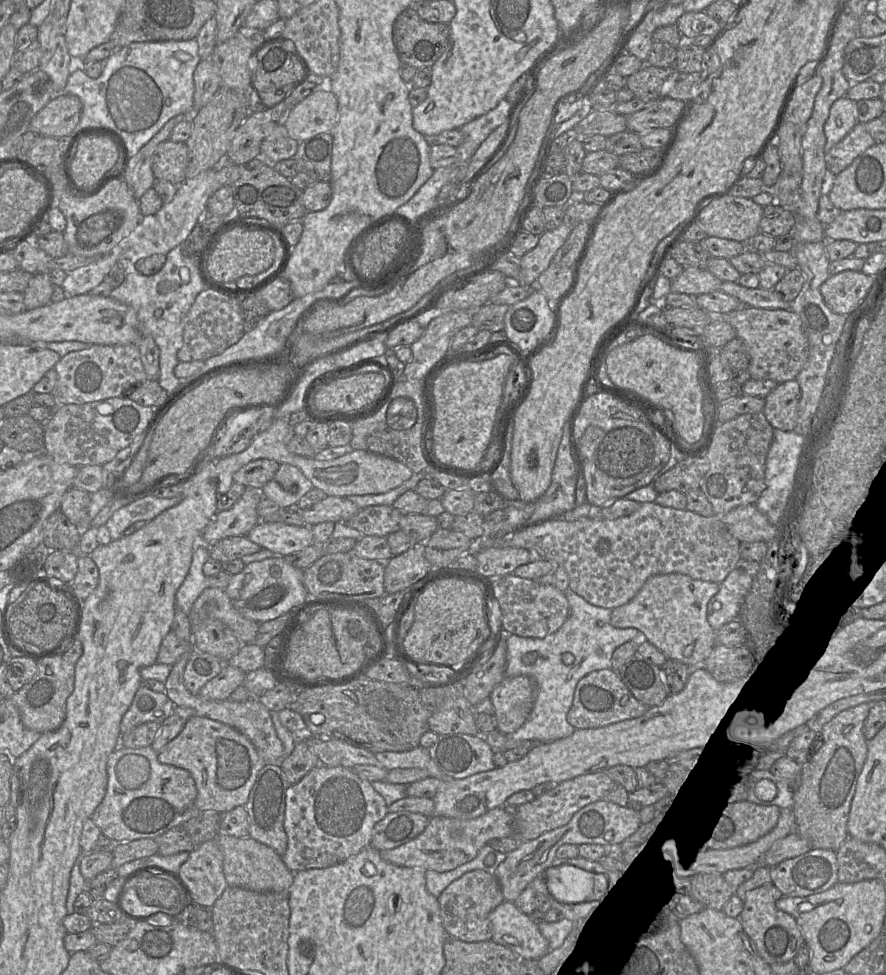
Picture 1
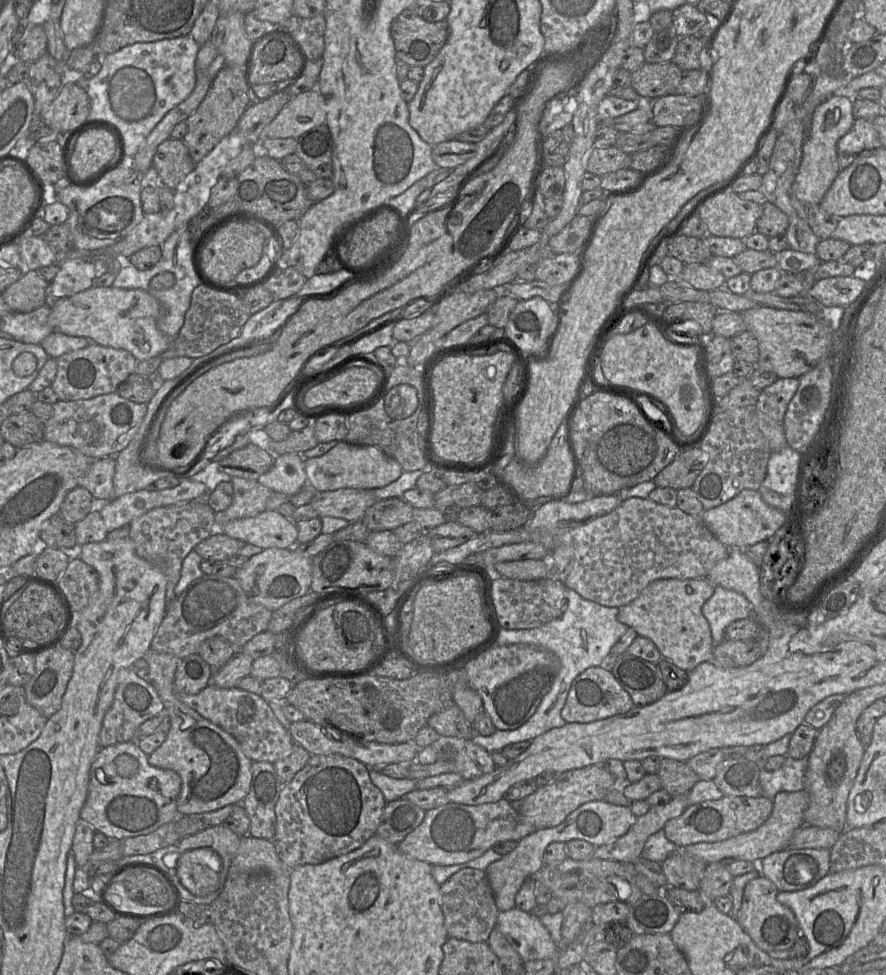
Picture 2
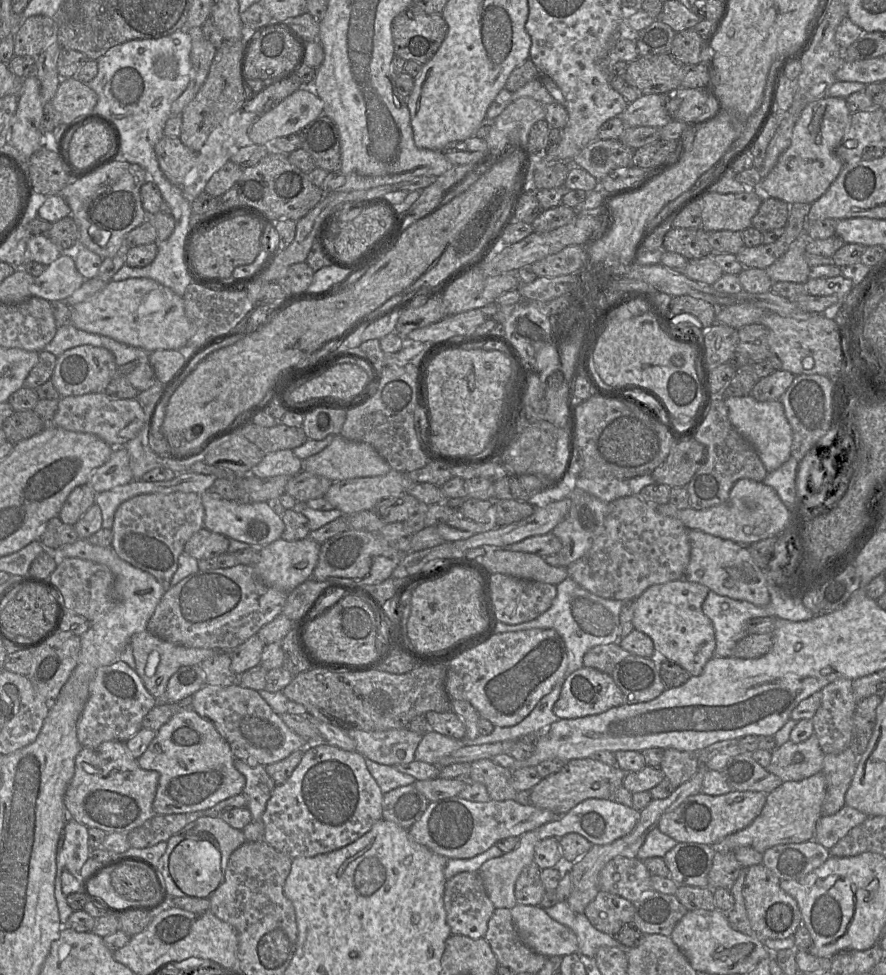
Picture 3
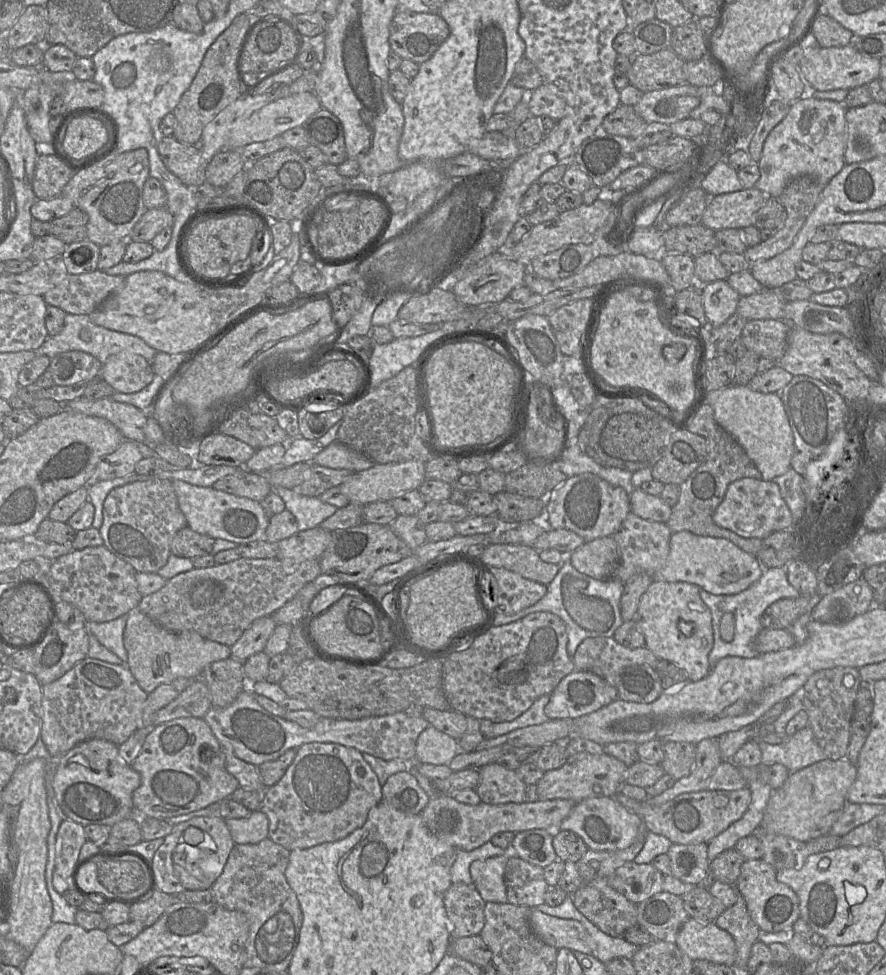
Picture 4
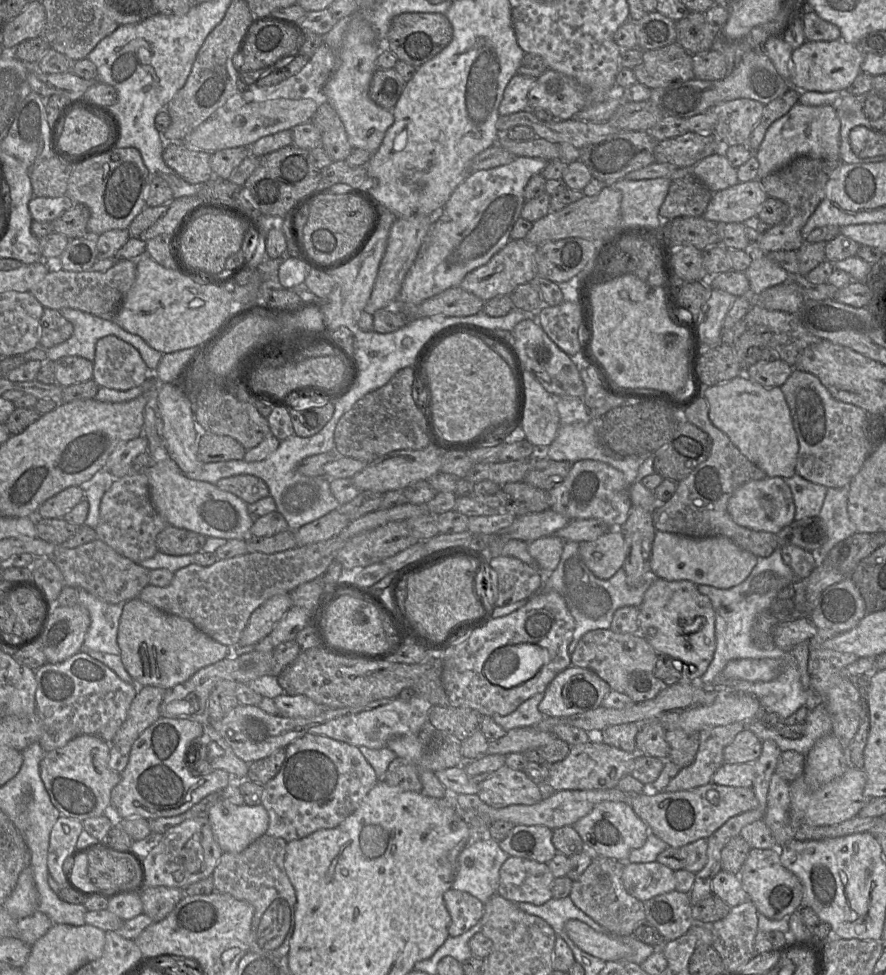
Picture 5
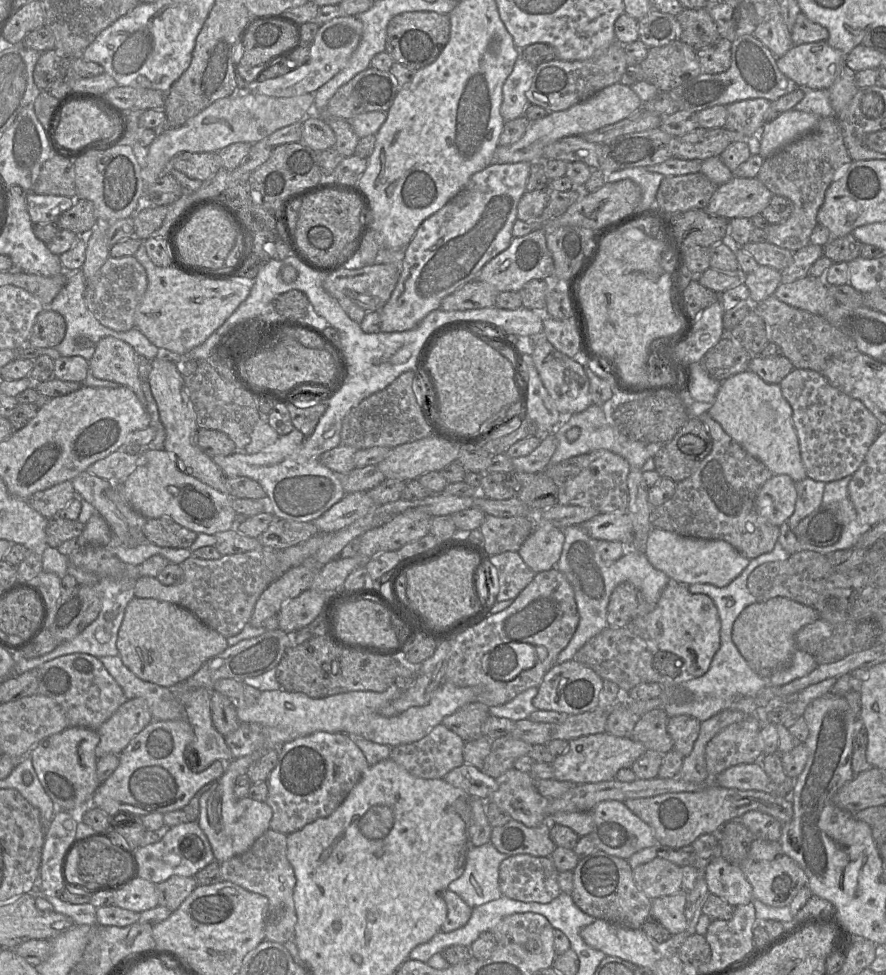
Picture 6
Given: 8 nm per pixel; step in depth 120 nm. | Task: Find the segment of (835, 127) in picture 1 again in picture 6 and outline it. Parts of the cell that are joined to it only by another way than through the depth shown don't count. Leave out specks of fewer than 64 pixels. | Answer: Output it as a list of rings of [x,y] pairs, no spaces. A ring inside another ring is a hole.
[[[791,109],[763,125],[759,132],[759,155],[766,159],[812,131],[820,116]]]

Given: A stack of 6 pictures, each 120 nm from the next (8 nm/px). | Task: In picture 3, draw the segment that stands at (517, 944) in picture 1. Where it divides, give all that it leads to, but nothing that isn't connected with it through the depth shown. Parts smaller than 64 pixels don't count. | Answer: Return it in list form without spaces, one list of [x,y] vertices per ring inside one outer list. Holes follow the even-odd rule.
[[[516,904],[510,909],[522,942],[548,958],[578,953],[576,934],[551,918],[541,906]]]

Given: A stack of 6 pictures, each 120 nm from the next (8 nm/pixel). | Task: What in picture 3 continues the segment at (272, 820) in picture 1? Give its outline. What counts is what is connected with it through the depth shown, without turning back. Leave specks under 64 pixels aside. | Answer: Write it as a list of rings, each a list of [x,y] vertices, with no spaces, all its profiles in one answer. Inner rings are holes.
[[[235,759],[234,766],[246,779],[242,793],[247,799],[247,808],[252,820],[261,821],[276,784],[266,772],[265,766],[259,763],[248,763]]]

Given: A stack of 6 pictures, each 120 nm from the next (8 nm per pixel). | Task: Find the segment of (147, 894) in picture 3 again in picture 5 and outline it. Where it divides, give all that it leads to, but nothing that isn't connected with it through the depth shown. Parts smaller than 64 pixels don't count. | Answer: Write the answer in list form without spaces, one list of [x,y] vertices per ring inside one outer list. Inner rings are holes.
[[[93,849],[87,855],[89,880],[100,890],[114,892],[140,886],[141,869],[131,855],[100,849]]]

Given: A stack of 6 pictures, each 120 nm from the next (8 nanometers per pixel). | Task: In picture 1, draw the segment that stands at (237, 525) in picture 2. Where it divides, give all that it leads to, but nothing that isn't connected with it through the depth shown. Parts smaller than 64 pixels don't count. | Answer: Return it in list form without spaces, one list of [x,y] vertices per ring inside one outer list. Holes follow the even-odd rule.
[[[261,520],[246,534],[246,537],[261,548],[281,556],[298,552],[314,542],[310,526]]]

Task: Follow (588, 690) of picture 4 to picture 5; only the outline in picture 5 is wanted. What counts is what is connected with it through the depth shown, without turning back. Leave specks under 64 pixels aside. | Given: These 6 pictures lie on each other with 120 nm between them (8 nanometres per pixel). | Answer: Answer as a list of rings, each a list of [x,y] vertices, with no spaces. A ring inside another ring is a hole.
[[[571,665],[548,685],[538,709],[545,717],[570,717],[598,708],[610,691],[593,671]]]

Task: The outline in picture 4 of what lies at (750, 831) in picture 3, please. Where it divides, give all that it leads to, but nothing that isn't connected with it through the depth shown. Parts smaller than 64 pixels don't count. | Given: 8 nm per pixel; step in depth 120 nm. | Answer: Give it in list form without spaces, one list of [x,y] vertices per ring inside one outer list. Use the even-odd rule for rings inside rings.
[[[825,759],[790,773],[782,787],[772,793],[758,830],[809,842],[829,834],[847,804],[847,794],[857,777],[856,765],[845,759]]]

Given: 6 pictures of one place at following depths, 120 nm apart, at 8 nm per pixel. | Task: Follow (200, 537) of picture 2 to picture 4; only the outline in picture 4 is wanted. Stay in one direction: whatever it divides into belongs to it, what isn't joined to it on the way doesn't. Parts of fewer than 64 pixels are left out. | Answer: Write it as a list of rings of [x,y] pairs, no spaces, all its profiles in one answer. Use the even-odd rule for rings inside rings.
[[[148,479],[135,481],[112,489],[103,503],[103,523],[99,532],[104,546],[118,558],[130,564],[138,573],[158,573],[171,554],[170,543],[175,534],[187,526],[187,520],[179,508],[171,481]]]

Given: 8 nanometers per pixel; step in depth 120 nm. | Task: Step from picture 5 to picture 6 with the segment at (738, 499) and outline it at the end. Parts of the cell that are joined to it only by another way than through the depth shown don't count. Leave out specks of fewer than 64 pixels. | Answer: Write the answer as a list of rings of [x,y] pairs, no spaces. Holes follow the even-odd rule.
[[[785,474],[772,475],[759,489],[755,507],[769,523],[780,527],[792,515],[796,502],[795,482]]]

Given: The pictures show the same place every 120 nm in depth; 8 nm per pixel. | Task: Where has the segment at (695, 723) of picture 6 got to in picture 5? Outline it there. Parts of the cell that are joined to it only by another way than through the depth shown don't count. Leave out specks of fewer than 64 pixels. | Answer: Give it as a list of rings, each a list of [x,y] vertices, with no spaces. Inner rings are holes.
[[[681,729],[666,730],[669,744],[668,759],[680,769],[691,765],[699,748],[699,733],[687,733]]]

